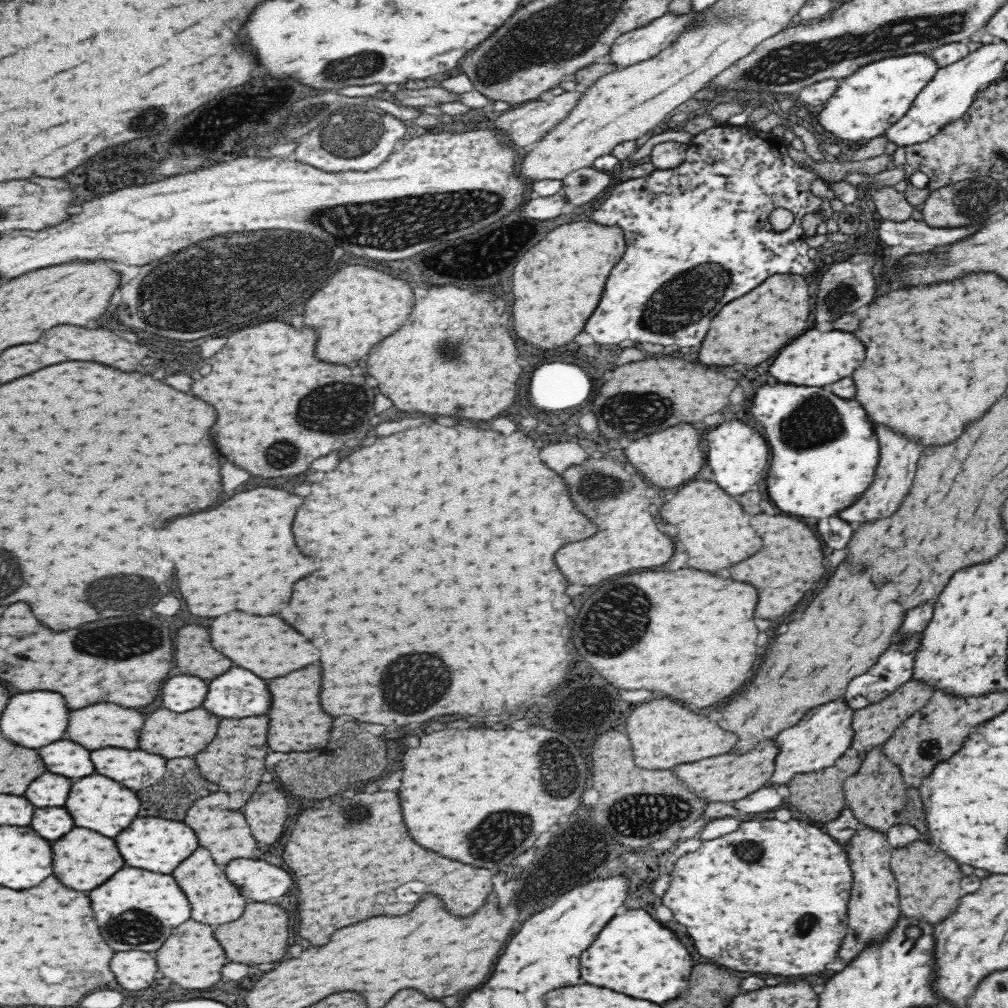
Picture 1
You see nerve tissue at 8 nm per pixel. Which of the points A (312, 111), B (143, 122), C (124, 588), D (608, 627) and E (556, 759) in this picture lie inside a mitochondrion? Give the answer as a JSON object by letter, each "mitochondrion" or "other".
{"A":"mitochondrion","B":"mitochondrion","C":"mitochondrion","D":"mitochondrion","E":"mitochondrion"}

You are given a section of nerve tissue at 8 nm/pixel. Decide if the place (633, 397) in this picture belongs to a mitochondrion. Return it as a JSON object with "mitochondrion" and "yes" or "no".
{"mitochondrion":"yes"}

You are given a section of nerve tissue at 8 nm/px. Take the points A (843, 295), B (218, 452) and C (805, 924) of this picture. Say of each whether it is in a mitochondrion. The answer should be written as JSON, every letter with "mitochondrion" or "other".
{"A":"mitochondrion","B":"other","C":"mitochondrion"}

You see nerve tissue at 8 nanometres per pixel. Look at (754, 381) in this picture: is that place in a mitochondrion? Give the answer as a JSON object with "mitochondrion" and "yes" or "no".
{"mitochondrion":"no"}

